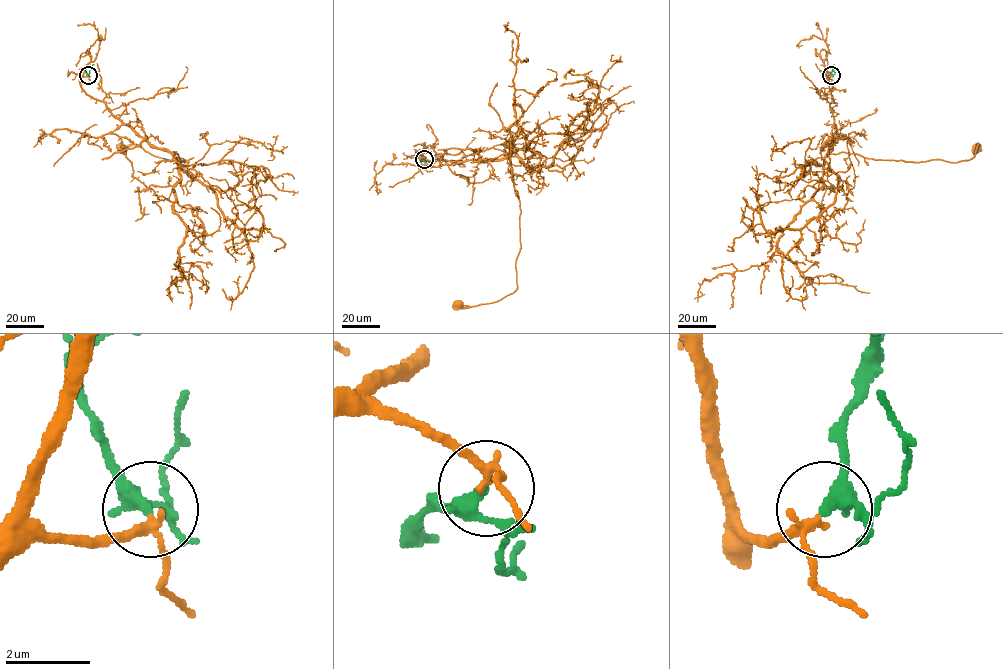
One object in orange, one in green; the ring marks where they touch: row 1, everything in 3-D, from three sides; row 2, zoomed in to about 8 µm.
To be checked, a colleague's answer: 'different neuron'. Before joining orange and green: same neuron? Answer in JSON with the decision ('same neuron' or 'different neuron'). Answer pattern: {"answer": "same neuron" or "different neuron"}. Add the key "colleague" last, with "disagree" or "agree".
{"answer": "same neuron", "colleague": "disagree"}

